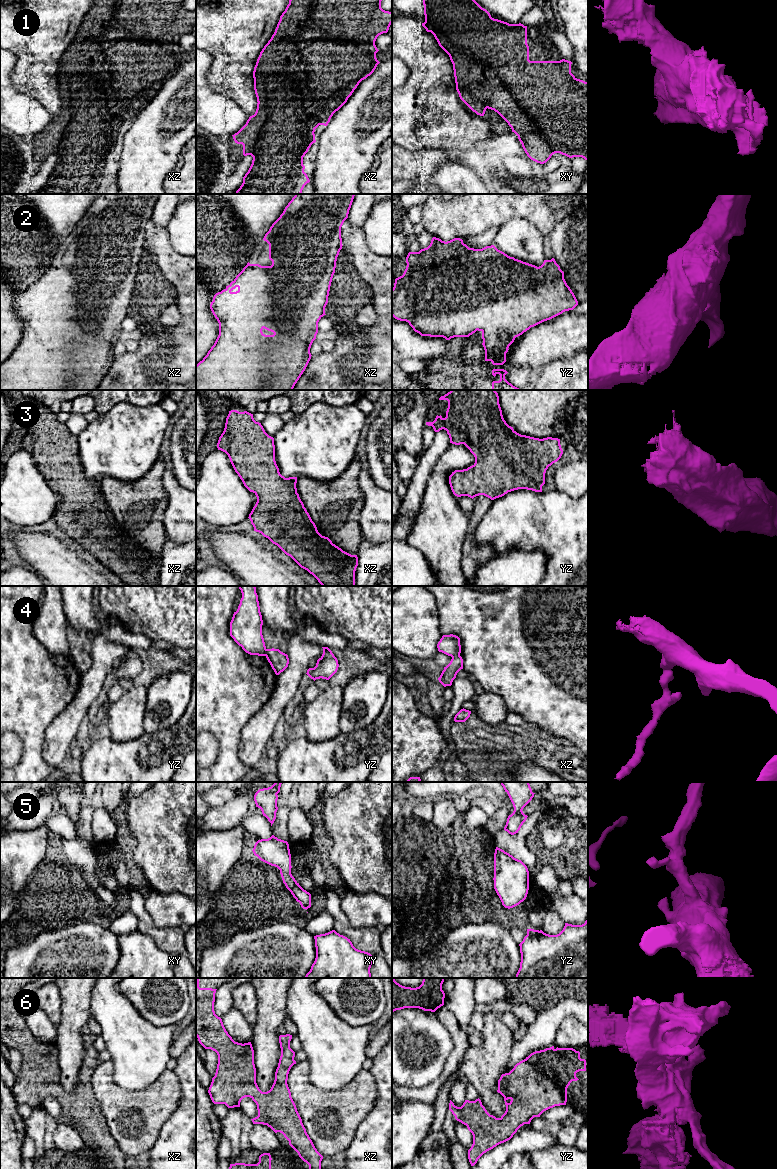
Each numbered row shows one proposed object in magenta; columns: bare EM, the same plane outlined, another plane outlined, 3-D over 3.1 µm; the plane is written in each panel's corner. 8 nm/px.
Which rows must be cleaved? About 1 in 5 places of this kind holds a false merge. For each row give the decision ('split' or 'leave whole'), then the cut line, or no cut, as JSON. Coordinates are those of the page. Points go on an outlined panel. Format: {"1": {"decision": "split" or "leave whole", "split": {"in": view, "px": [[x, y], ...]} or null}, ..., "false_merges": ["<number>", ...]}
{"1": {"decision": "leave whole", "split": null}, "2": {"decision": "leave whole", "split": null}, "3": {"decision": "leave whole", "split": null}, "4": {"decision": "split", "split": {"in": "xz", "px": [[459, 654], [452, 657]]}}, "5": {"decision": "leave whole", "split": null}, "6": {"decision": "leave whole", "split": null}, "false_merges": ["4"]}

